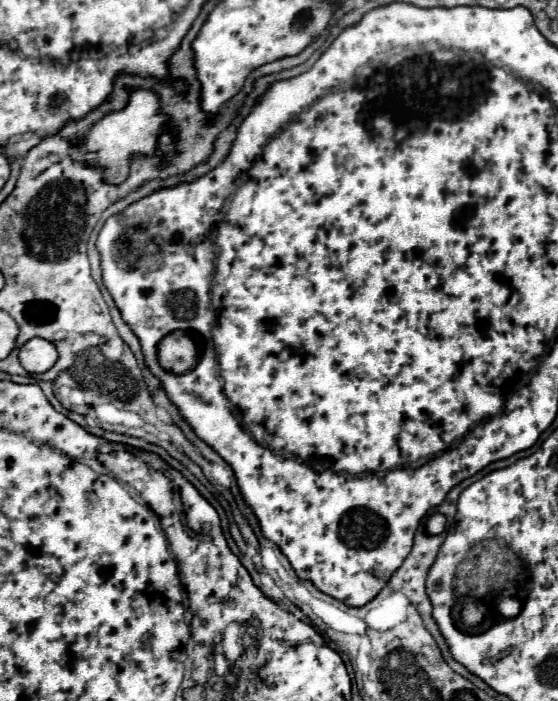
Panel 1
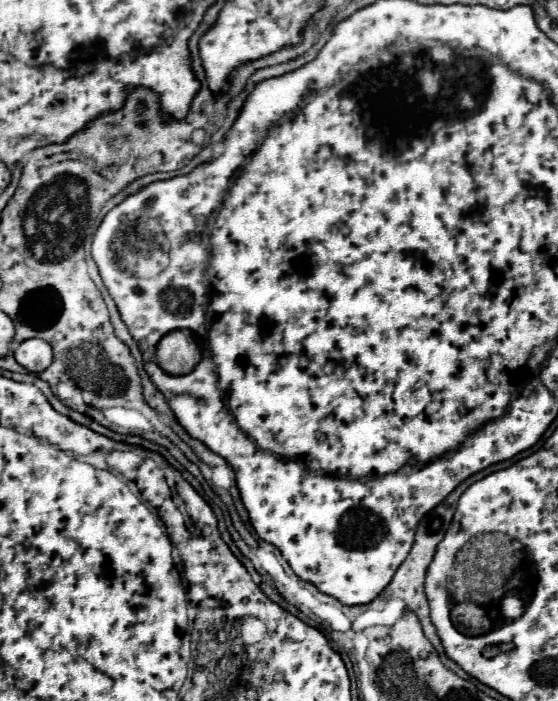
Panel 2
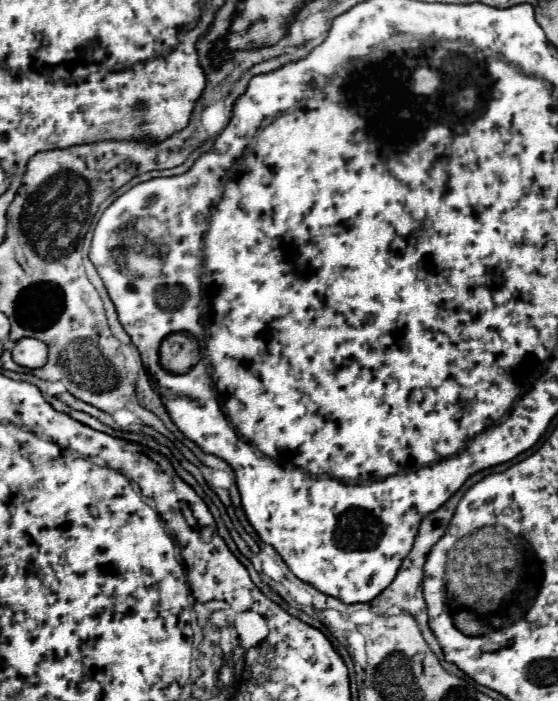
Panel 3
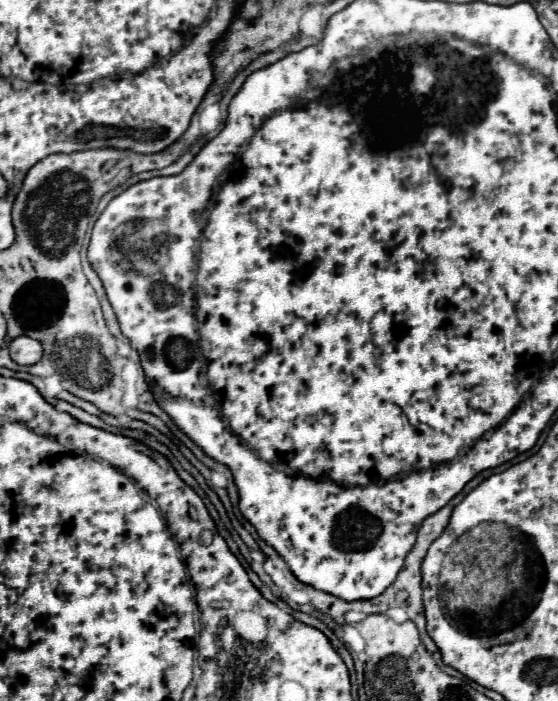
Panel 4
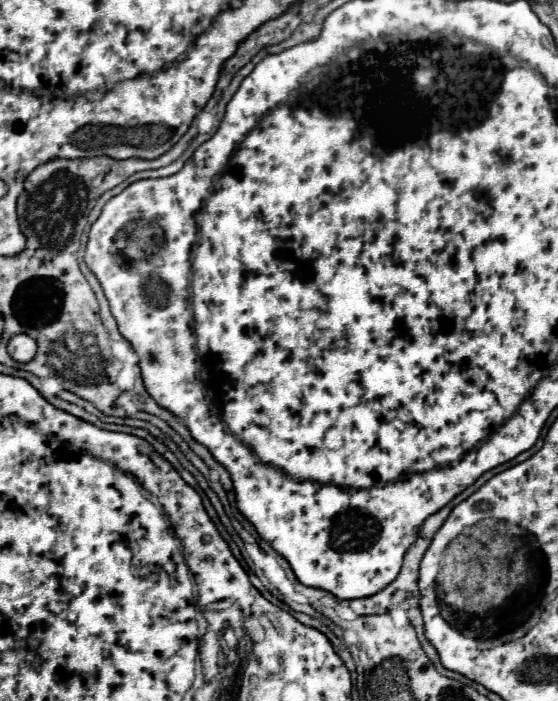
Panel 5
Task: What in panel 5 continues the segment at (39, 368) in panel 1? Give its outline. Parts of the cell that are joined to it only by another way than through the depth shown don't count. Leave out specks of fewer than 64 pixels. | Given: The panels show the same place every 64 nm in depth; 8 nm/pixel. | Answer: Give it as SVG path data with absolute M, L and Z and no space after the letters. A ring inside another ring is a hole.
M16 334L8 342L8 354L18 364L26 364L28 360L34 360L34 356L36 356L36 340L32 340L26 334Z

